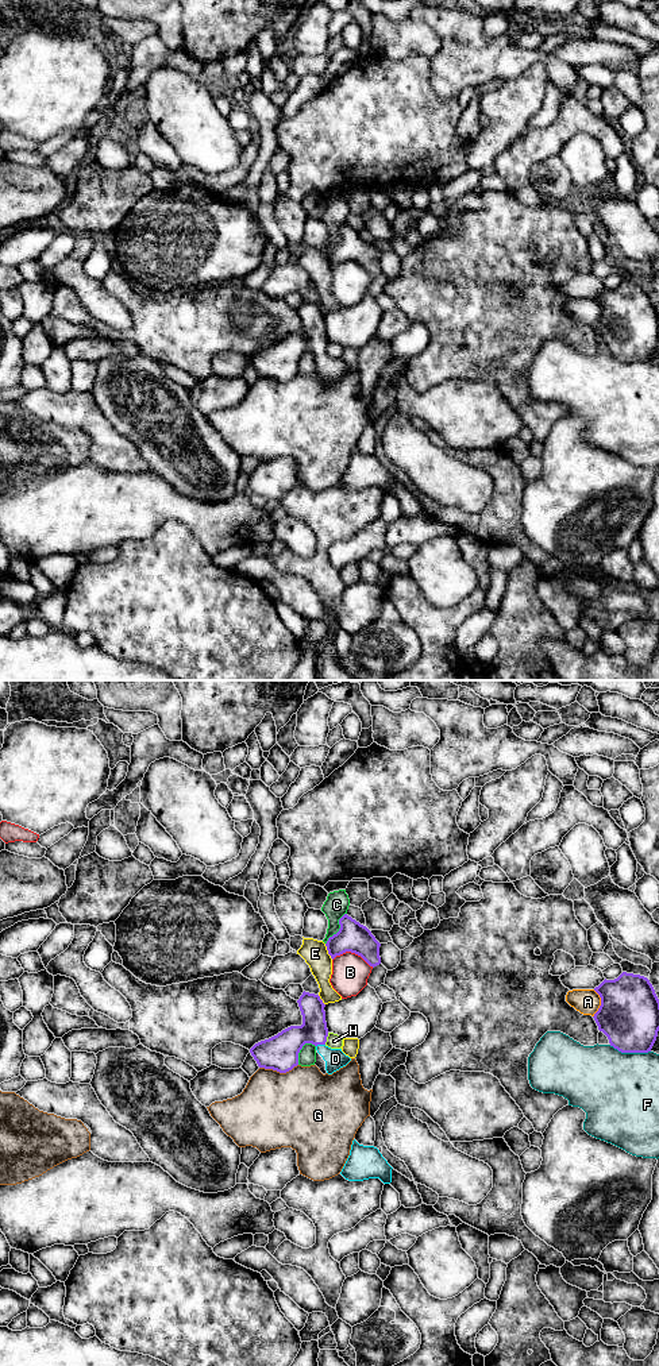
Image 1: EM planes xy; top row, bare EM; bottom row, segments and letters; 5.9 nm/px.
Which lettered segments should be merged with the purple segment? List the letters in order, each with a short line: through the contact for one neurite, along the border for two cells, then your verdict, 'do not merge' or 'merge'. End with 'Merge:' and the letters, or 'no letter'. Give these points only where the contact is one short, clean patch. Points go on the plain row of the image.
A: do not merge
B: do not merge
C: do not merge
D: line xy (280, 362), (295, 347), (320, 352), (335, 367); merge
E: do not merge
F: do not merge
G: do not merge
H: line xy (328, 342), (324, 352); do not merge
Merge: D

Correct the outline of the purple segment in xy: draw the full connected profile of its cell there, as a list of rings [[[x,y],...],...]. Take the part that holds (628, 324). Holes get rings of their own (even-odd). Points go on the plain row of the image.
[[[623,281],[614,289],[605,288],[594,300],[601,306],[601,315],[593,327],[610,355],[621,362],[651,360],[659,340],[659,308],[650,289]]]

